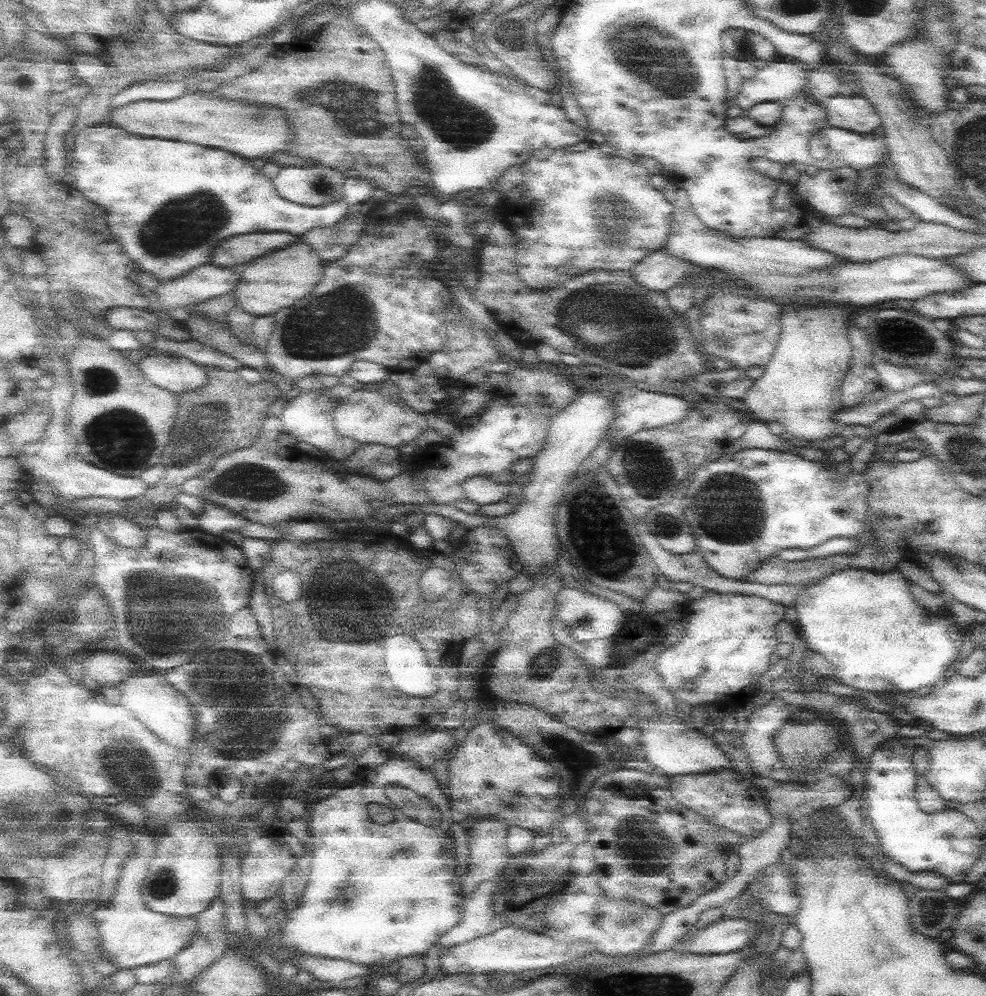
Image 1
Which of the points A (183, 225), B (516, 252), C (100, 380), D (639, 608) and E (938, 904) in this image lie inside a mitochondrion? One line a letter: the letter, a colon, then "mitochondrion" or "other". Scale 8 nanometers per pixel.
A: mitochondrion
B: other
C: mitochondrion
D: other
E: other

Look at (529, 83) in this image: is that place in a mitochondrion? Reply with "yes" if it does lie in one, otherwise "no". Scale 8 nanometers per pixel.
no

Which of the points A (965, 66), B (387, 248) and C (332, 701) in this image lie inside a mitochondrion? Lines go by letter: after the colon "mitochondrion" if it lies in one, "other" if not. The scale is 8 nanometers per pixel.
A: other
B: other
C: other

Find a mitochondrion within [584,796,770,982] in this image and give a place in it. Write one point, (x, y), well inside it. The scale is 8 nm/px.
(629, 919)

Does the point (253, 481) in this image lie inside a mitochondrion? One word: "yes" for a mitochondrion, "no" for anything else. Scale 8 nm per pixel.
yes

